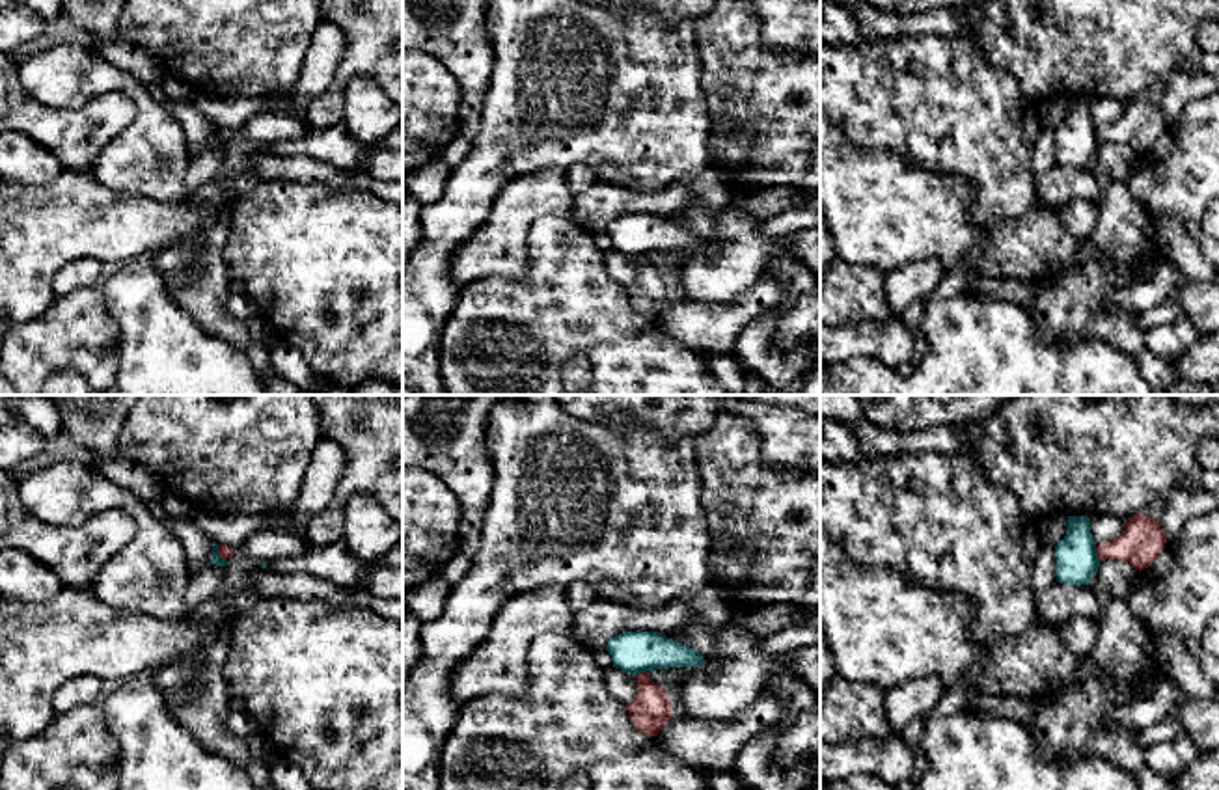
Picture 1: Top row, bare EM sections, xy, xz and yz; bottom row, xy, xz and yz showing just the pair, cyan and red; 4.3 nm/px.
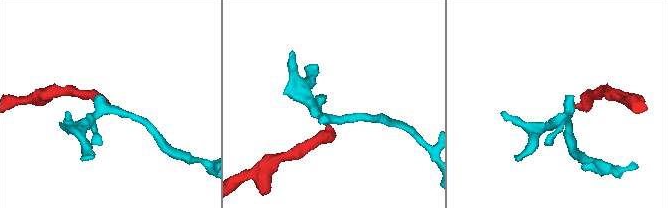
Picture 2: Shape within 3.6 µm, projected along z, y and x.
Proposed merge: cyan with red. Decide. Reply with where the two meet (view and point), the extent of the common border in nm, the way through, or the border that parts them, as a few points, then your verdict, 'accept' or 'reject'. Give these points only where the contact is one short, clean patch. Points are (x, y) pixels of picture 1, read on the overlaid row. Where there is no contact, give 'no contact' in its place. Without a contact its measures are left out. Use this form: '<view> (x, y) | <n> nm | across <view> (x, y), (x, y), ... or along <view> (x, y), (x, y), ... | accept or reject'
yz (1096, 554) | 70 nm | along yz (1095, 546), (1100, 559) | reject

